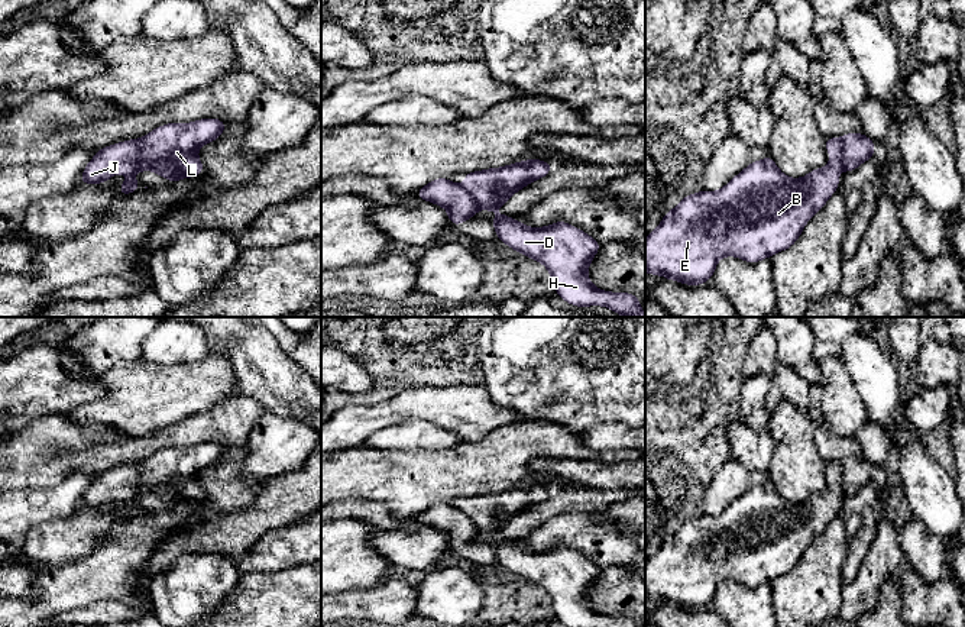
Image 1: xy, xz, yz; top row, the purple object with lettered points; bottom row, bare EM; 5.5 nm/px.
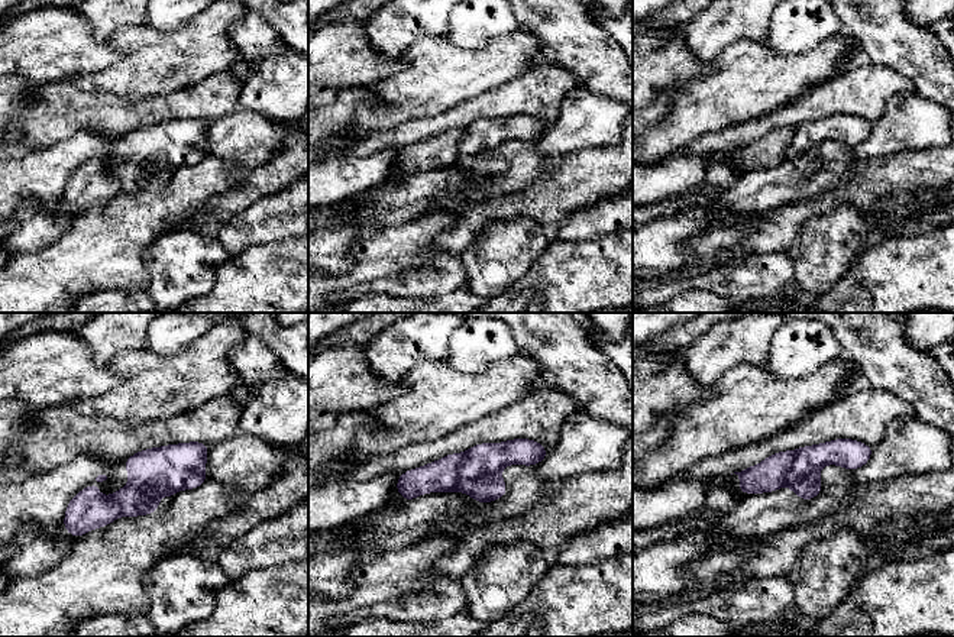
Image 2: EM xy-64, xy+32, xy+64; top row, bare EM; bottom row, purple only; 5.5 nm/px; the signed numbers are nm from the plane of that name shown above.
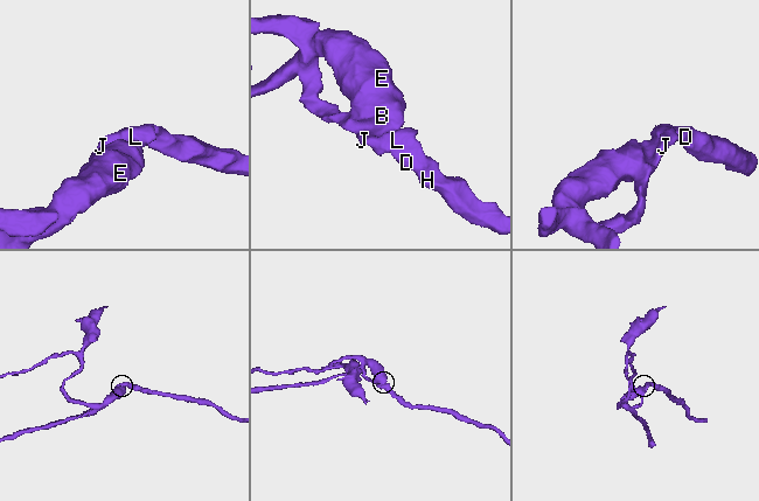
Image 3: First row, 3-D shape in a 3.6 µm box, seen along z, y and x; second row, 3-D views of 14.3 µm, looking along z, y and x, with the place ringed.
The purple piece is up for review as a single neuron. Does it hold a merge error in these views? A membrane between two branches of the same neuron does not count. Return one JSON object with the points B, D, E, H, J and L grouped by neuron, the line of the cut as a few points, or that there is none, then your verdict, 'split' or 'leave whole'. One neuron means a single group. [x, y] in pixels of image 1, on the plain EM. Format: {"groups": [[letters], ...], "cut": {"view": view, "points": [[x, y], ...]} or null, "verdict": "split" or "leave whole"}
{"groups": [["B", "D", "E", "H", "L"], ["J"]], "cut": {"view": "xy", "points": [[141, 464], [139, 488], [133, 495]]}, "verdict": "split"}

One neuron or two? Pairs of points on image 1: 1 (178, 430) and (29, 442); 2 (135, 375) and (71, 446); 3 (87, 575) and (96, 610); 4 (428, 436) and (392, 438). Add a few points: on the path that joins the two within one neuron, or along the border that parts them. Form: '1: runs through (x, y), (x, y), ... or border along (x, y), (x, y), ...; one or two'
1: runs through (141, 448), (84, 452), (80, 448), (67, 445); one
2: border along (67, 414), (78, 423), (104, 426), (122, 436); two
3: border along (128, 604), (99, 600), (86, 607), (67, 611); two
4: runs through (420, 436), (401, 436); one

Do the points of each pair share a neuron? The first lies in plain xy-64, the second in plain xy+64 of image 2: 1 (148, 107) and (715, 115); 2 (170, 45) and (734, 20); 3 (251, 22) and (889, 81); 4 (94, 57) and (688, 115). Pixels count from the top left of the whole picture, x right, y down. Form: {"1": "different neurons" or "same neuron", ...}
{"1": "different neurons", "2": "different neurons", "3": "different neurons", "4": "different neurons"}

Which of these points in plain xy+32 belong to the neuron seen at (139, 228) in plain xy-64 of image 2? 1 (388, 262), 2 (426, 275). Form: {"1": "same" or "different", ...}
{"1": "same", "2": "different"}

